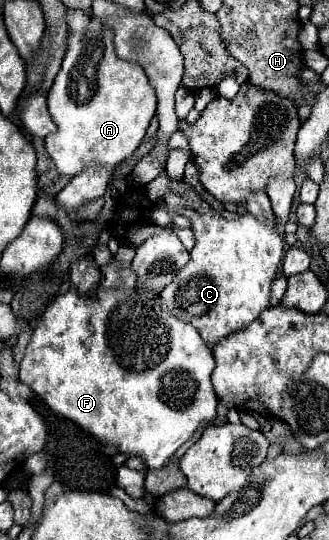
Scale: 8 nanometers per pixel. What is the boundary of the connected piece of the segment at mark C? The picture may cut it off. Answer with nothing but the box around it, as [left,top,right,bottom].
[159,214,283,346]

